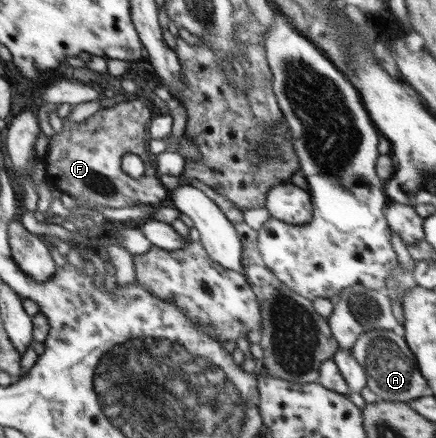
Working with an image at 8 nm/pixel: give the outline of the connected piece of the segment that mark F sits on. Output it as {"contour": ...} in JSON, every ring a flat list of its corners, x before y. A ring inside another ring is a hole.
{"contour":[[141,101,118,103,109,108,100,108,96,114,82,122,72,122,67,117,63,119,64,125,60,133,56,133,51,143,48,144,45,157,46,174,45,182,55,186,64,193,66,200,71,197,83,200,87,205,102,205,110,208,126,208,126,206,136,206,140,204,158,205,159,202,168,196,168,189,162,185,157,176,158,170,154,168,154,158,148,156,146,152,144,138,146,132,144,127,148,126,152,118,150,108],[134,153,140,156,145,162,145,173,140,178,132,178,122,170,122,160,126,154]]}

